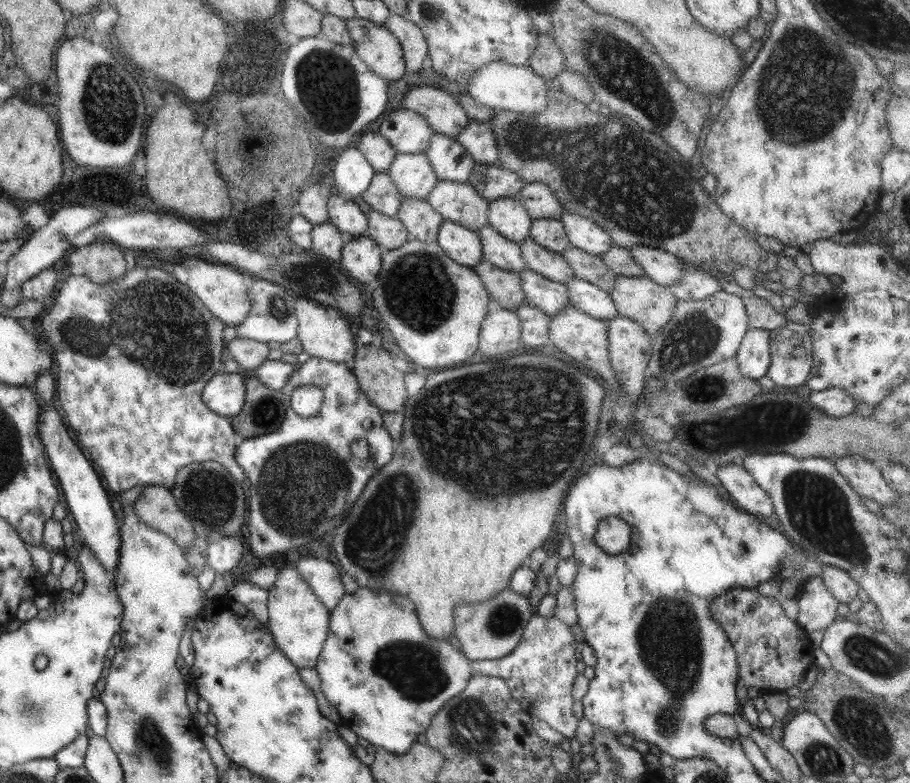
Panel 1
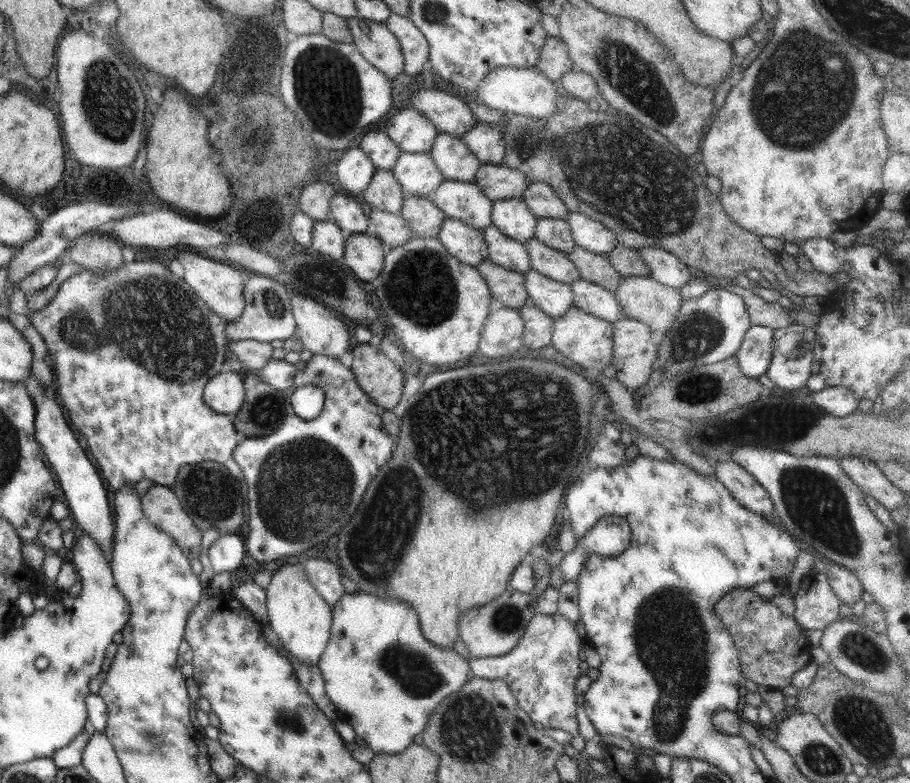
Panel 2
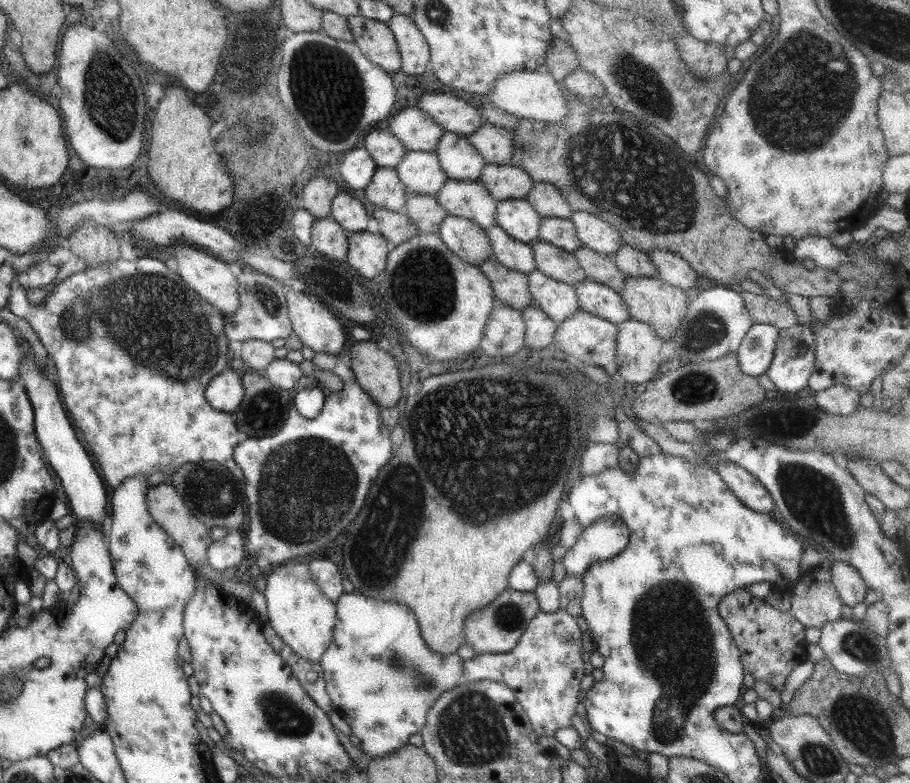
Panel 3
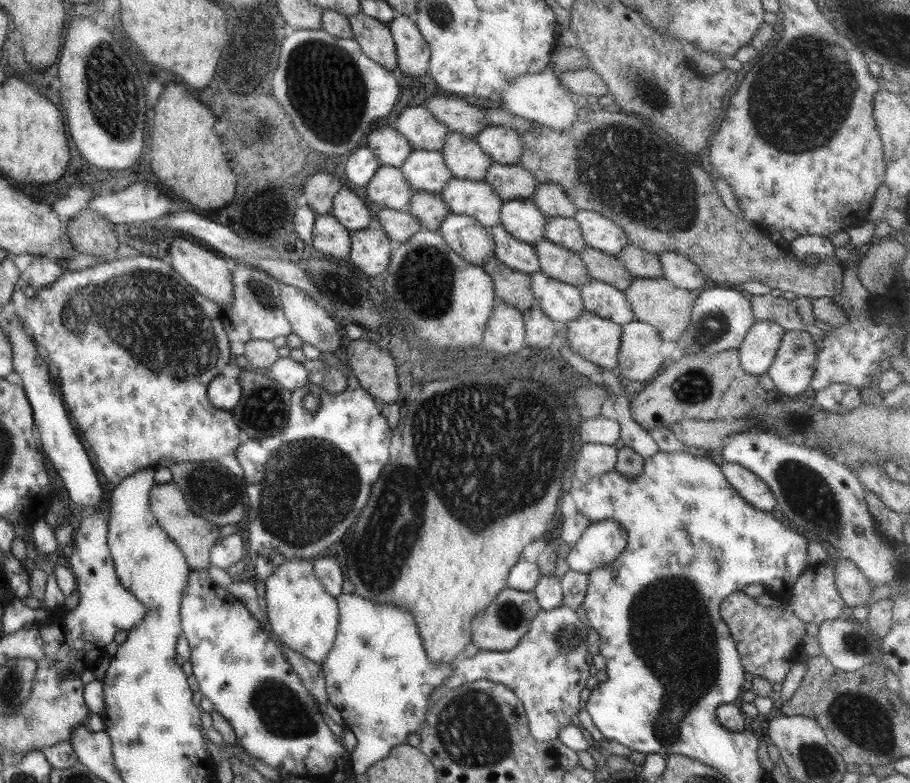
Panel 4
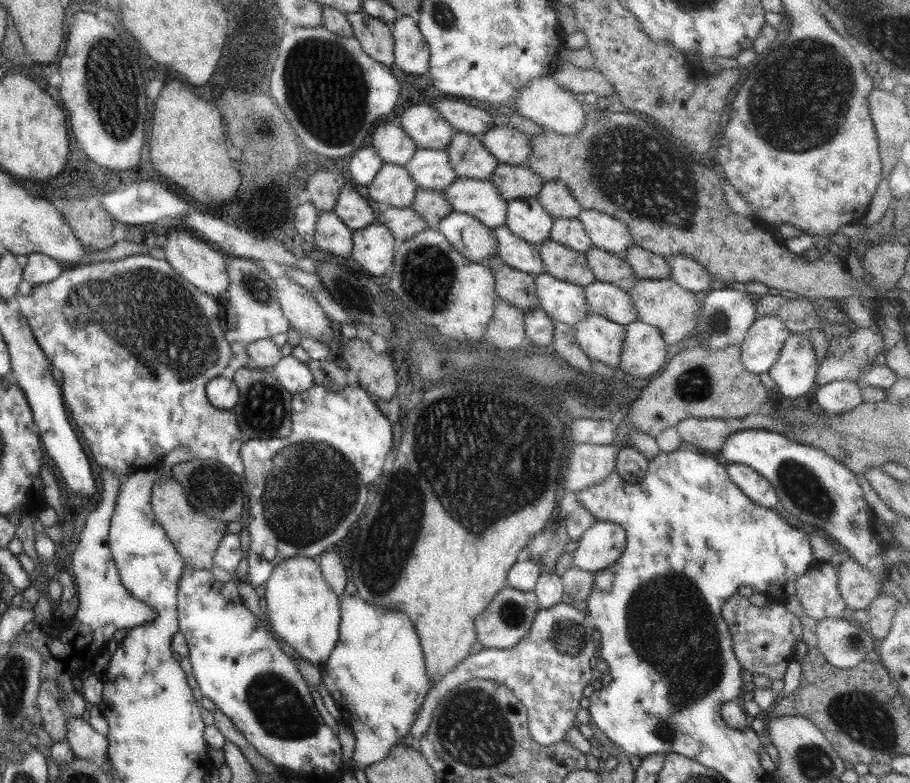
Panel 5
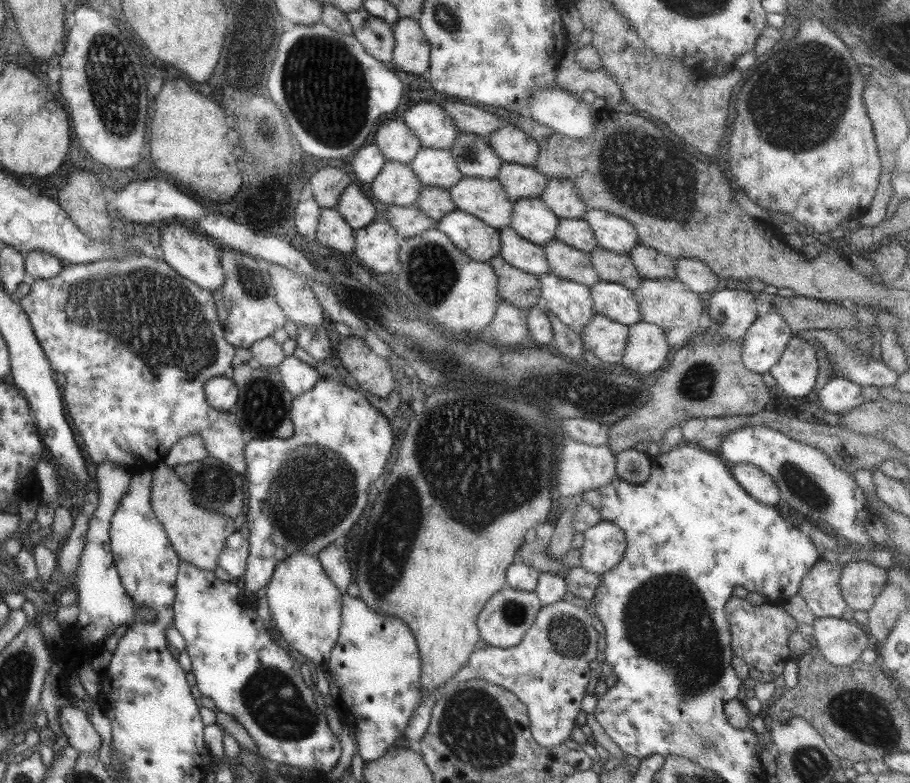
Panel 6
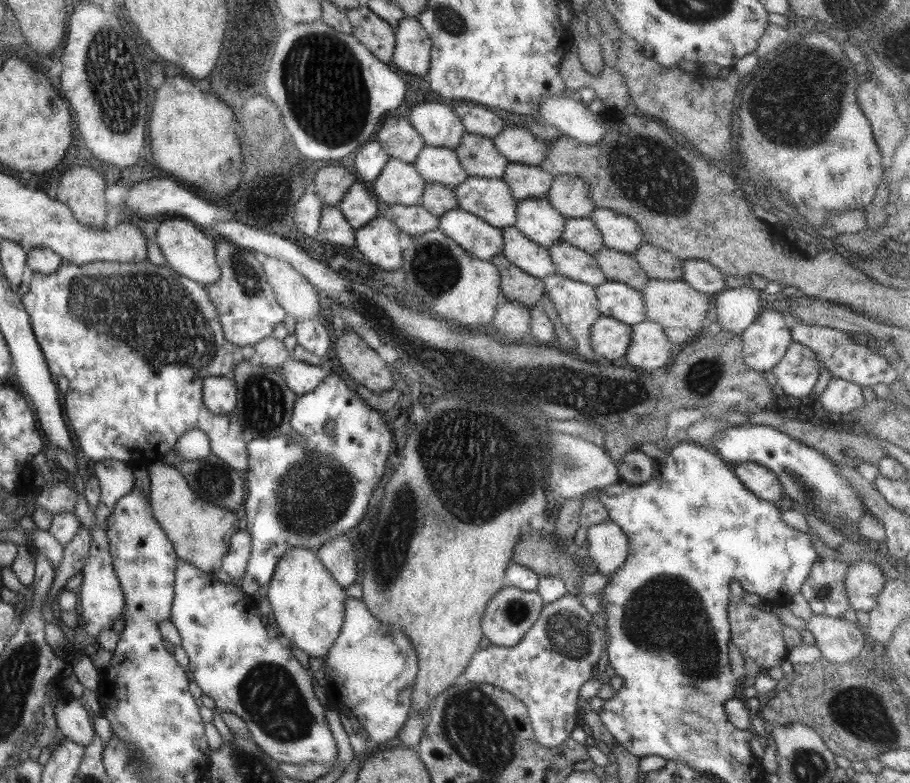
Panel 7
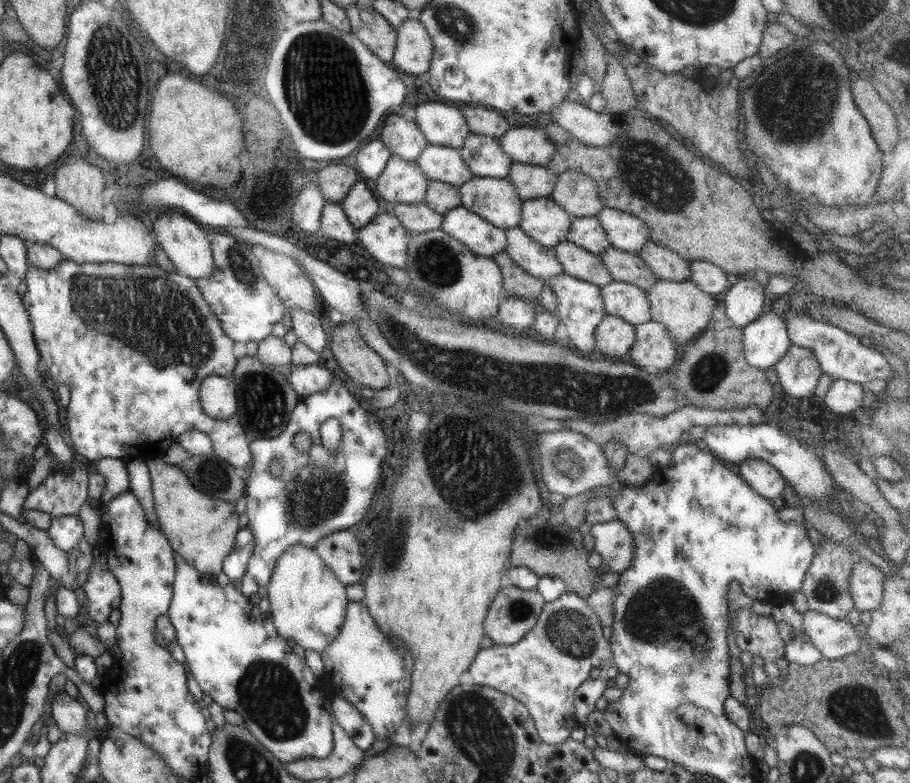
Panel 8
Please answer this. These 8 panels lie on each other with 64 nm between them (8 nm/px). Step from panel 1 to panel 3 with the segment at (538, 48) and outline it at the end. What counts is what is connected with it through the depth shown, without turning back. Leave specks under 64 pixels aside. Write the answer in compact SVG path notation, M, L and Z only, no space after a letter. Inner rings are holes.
M552 38L551 43L547 45L545 51L545 61L543 61L543 68L553 76L555 81L563 80L571 71L579 67L579 60L573 52L573 48L565 41L558 38Z

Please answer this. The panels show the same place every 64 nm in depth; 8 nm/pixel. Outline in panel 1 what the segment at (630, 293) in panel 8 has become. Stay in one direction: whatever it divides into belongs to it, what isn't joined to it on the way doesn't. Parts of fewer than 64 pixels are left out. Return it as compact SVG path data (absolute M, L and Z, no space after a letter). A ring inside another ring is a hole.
M573 278L569 279L565 286L567 288L567 296L569 296L568 305L571 307L603 322L618 316L611 296L594 284L586 280Z

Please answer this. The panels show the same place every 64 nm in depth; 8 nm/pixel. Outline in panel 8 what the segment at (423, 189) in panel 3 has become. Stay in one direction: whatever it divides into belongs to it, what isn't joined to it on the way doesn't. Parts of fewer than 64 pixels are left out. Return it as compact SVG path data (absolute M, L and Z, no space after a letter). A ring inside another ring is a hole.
M428 144L415 161L427 180L443 182L459 188L473 178L469 168L461 160L459 149Z

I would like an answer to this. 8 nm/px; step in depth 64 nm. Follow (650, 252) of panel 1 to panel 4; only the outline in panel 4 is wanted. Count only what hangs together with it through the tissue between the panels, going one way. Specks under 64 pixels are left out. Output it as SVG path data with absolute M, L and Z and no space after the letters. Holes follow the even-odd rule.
M661 252L656 258L660 267L663 268L662 277L677 288L683 288L695 294L710 284L687 256Z

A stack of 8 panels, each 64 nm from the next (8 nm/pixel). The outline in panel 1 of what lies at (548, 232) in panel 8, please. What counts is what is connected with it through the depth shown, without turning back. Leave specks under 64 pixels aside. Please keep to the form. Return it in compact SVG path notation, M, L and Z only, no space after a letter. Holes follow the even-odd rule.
M516 198L488 201L488 226L518 245L529 236L532 219Z

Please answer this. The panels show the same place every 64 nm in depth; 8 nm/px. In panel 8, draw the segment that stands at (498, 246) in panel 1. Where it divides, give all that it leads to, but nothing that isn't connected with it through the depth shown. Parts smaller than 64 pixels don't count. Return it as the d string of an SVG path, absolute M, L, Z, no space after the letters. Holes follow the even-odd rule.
M518 227L505 230L505 238L507 247L504 252L529 276L546 280L563 273L552 256L552 248L535 243Z

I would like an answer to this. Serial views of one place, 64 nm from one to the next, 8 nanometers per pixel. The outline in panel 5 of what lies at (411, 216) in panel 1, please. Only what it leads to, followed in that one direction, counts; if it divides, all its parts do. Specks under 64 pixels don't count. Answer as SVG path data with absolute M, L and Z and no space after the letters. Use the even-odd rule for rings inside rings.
M422 189L416 190L409 208L426 223L427 228L436 228L438 223L452 212L441 192Z

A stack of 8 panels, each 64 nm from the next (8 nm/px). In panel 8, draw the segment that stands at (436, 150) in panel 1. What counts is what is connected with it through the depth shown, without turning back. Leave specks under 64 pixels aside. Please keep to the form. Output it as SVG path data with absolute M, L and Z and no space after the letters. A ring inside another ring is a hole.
M481 134L465 136L459 152L473 177L506 179L513 162L496 139Z

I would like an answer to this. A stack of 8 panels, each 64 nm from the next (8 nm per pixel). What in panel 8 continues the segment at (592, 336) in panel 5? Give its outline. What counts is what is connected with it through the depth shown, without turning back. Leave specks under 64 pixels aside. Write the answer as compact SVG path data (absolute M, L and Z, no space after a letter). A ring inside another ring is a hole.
M606 314L595 328L594 338L595 349L607 358L624 359L636 337L632 325Z

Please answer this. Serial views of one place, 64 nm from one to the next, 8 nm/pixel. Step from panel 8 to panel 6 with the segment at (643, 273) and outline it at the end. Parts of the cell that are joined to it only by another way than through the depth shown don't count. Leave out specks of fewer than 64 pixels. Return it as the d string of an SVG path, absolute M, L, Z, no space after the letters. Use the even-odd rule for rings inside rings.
M597 247L587 256L600 281L621 284L631 291L635 291L642 284L643 280L627 254L618 254Z

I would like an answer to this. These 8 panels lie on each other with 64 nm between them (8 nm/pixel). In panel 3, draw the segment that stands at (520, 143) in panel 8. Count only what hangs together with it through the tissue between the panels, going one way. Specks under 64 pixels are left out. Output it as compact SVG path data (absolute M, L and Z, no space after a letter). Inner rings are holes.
M483 122L475 132L467 136L467 140L485 163L513 165L511 164L511 153L513 153L511 137L513 134L509 129Z

